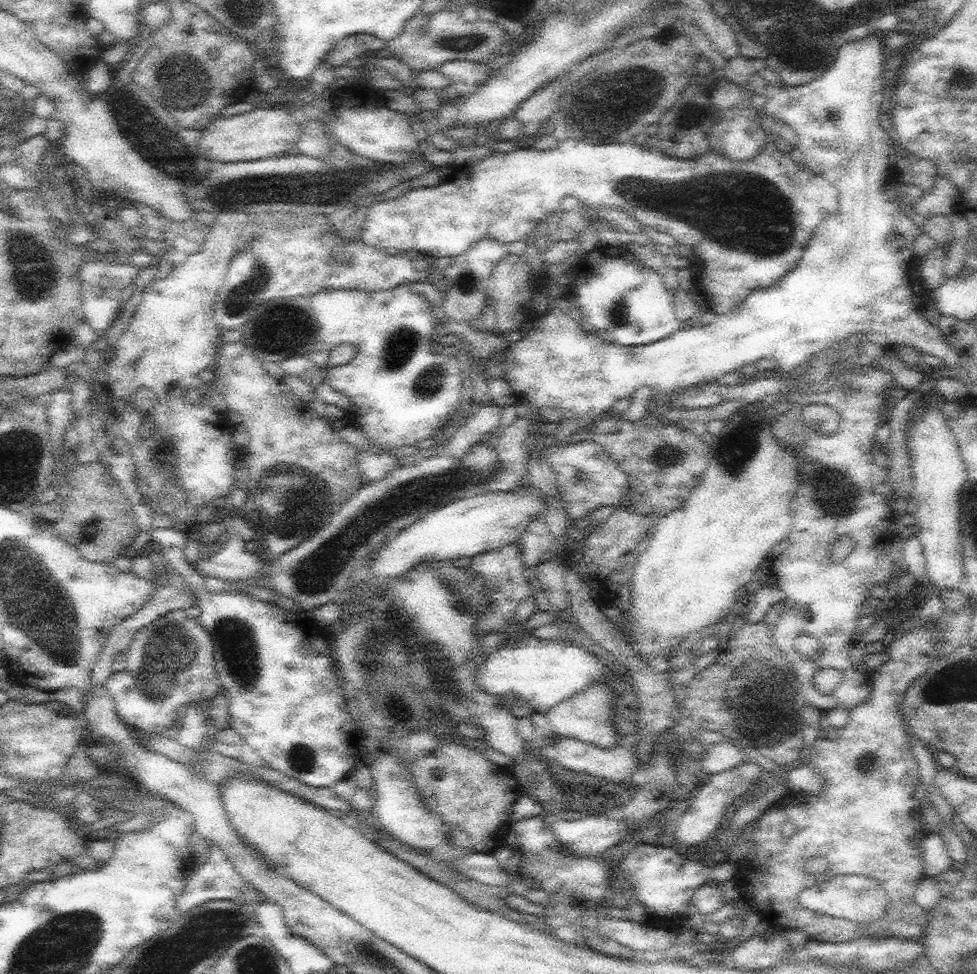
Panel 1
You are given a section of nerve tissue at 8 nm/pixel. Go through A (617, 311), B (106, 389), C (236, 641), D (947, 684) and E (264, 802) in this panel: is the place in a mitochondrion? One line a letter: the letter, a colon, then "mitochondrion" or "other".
A: mitochondrion
B: other
C: mitochondrion
D: mitochondrion
E: other

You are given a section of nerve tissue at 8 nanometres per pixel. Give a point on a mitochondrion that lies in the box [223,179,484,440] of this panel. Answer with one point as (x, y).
(286, 331)

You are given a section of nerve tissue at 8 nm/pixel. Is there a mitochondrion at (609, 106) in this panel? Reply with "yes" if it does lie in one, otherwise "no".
yes

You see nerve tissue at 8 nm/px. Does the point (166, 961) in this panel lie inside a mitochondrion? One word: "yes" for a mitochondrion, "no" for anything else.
yes

